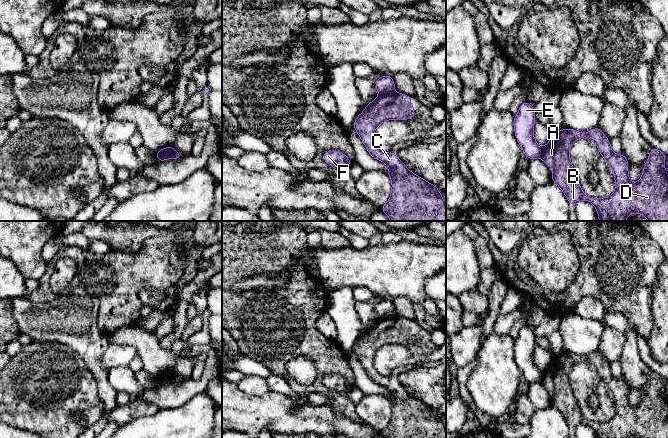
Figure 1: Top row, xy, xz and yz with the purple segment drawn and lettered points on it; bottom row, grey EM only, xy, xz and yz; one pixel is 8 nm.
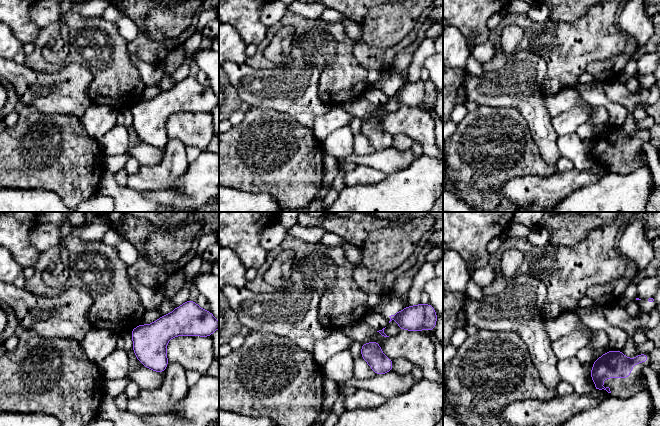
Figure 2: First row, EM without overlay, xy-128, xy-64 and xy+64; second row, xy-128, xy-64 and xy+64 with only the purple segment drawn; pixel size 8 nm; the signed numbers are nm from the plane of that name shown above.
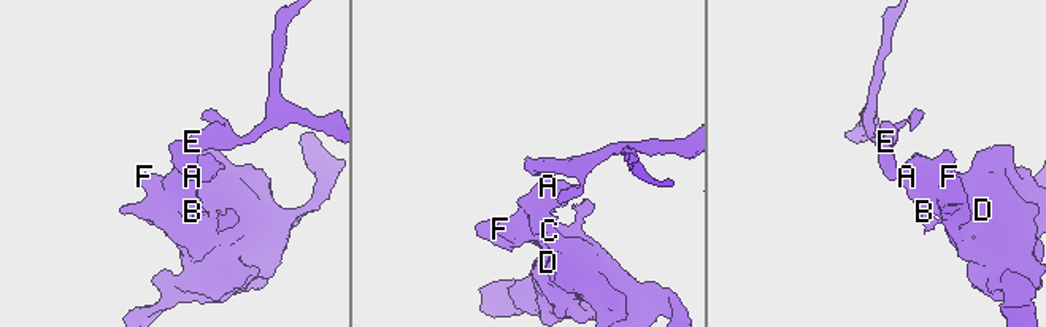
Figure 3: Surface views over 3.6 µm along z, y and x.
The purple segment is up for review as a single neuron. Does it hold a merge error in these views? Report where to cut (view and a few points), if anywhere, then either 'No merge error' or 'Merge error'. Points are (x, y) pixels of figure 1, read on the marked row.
Split along xz (392, 92), (380, 95). Merge error

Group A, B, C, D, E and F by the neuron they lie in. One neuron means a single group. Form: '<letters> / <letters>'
A B C D F / E

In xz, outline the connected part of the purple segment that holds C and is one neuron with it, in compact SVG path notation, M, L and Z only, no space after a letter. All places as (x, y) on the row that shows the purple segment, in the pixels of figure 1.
M401 93L380 95L367 104L364 112L356 117L353 128L363 141L369 154L386 163L389 167L387 173L392 181L392 191L390 199L380 208L380 211L387 214L391 221L446 221L446 204L439 193L440 189L413 174L397 155L381 151L374 143L374 132L382 122L393 119L408 121L410 115L416 113L418 109L409 104L411 101L411 96Z

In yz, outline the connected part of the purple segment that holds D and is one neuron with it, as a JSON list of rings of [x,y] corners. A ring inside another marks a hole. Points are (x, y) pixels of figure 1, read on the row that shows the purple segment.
[[[600,127],[586,133],[567,128],[552,133],[542,155],[547,167],[553,164],[552,181],[561,188],[569,204],[576,206],[580,201],[590,202],[598,211],[599,221],[626,221],[626,217],[633,213],[645,215],[648,221],[668,221],[668,171],[663,170],[665,158],[664,152],[652,147],[641,179],[632,183],[627,158],[623,153],[616,155],[612,152],[610,140]],[[582,137],[591,139],[612,167],[616,189],[607,198],[588,197],[580,187],[569,149]]]

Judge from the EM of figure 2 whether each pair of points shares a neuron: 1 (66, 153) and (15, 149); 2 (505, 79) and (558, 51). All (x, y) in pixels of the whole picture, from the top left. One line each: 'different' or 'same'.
1: same
2: different

